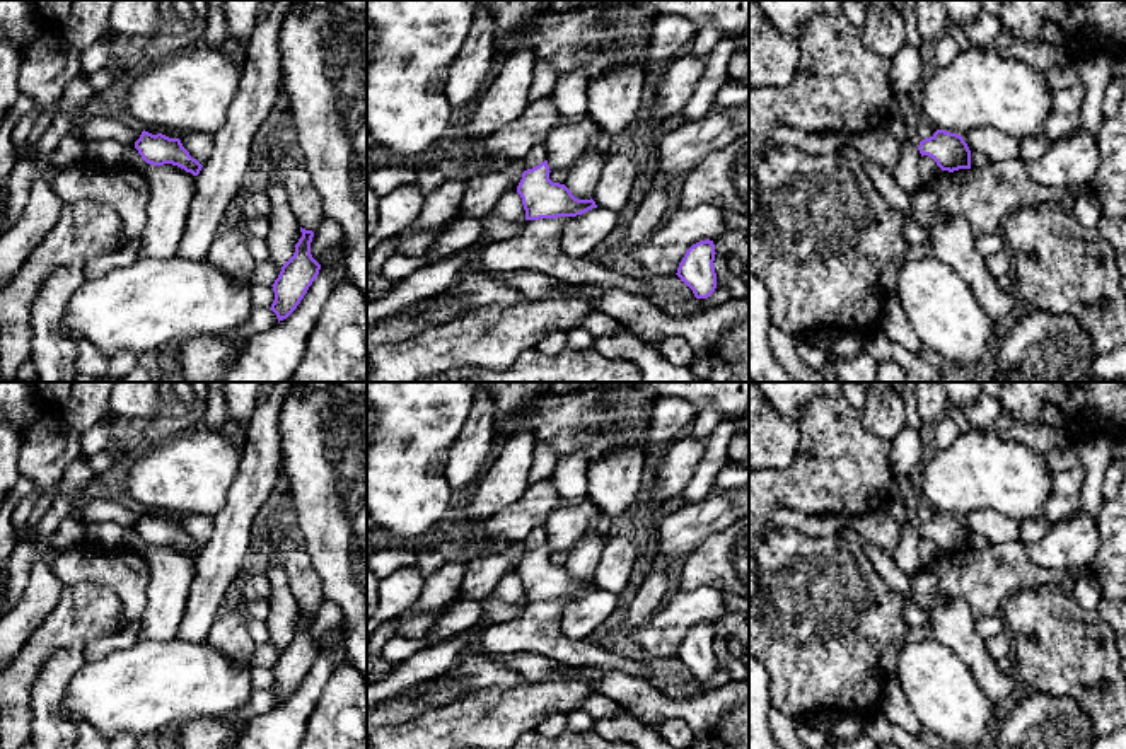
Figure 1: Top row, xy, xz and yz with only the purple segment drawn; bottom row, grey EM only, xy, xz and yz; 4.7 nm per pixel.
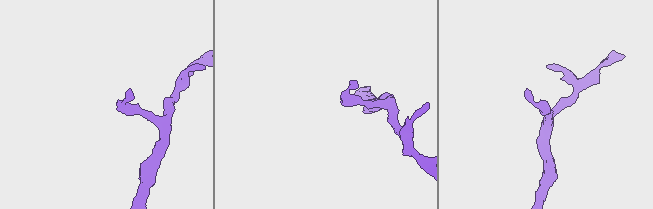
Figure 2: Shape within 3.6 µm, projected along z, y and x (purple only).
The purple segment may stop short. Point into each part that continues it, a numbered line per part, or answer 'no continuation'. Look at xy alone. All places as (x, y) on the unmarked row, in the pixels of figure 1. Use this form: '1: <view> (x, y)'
no continuation

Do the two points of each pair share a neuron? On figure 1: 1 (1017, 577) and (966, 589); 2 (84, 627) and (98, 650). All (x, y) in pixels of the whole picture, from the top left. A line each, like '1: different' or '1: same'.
1: same
2: different

